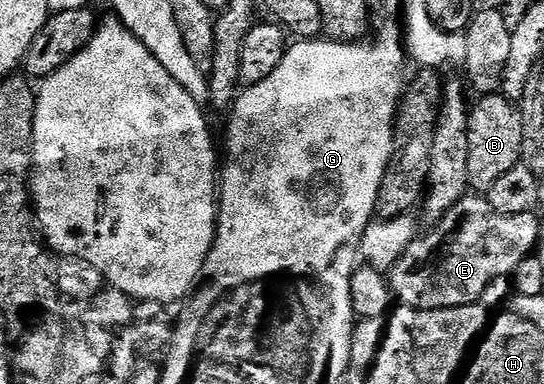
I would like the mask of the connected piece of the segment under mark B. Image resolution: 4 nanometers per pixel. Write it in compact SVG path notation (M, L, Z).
M500 93L482 95L477 102L472 105L468 118L467 174L470 189L485 194L504 172L520 163L523 124L520 109Z

